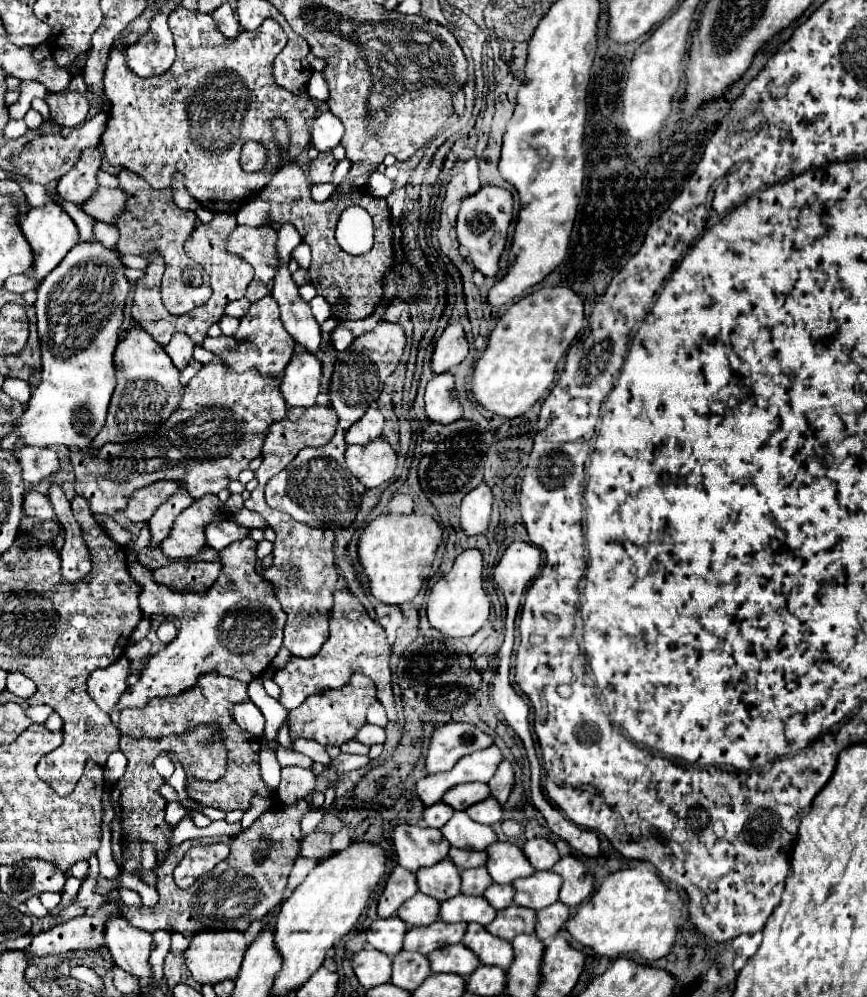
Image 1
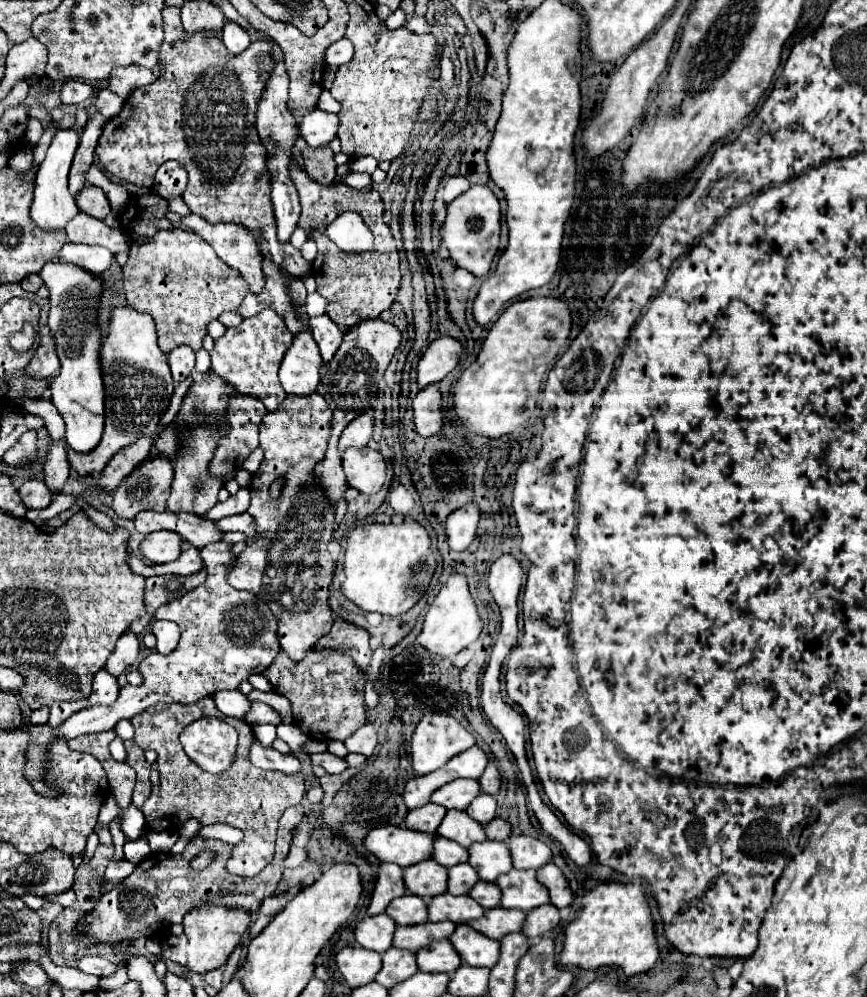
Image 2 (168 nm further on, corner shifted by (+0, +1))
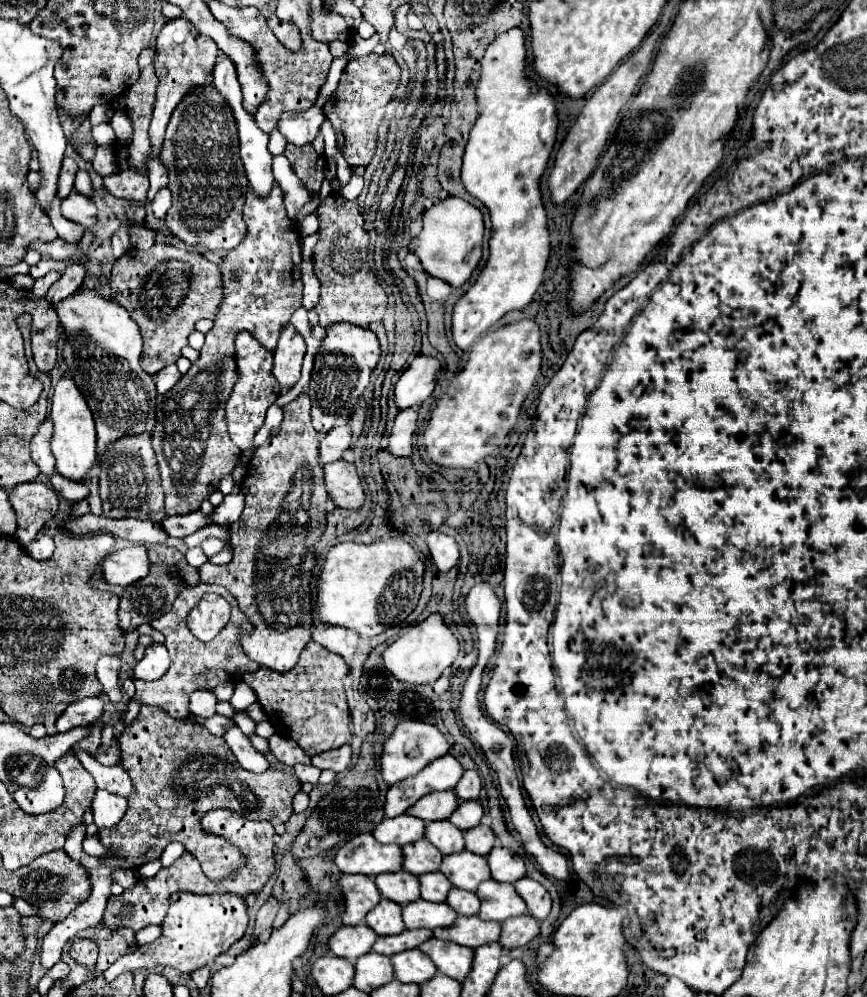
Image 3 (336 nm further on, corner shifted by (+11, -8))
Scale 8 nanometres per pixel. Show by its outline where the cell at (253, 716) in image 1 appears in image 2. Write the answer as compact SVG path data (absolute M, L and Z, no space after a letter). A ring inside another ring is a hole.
M221 690L219 694L213 694L215 706L221 714L225 716L235 716L235 718L243 718L243 714L249 710L249 700L245 694L241 694L239 690Z

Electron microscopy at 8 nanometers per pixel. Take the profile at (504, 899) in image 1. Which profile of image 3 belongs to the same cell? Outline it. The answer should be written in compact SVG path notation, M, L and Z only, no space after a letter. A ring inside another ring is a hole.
M452 889L448 893L446 903L458 913L458 915L478 915L480 909L480 899L476 893L472 891L464 891L464 889Z

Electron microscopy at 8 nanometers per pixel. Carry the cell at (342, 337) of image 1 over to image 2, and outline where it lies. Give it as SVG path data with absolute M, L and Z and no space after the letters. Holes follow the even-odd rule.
M327 314L309 318L309 330L313 332L315 342L321 348L323 362L329 362L331 354L335 354L335 350L339 348L339 338L343 338L343 332Z

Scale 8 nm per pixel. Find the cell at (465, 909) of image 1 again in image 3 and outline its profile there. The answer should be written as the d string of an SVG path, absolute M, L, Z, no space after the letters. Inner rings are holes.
M418 899L414 903L408 903L408 907L402 909L402 917L406 923L406 929L436 929L436 927L450 927L458 913L448 907L448 903L428 903L424 899Z

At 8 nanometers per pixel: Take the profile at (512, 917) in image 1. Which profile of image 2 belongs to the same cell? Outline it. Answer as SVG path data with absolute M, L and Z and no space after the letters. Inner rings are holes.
M491 908L485 910L481 918L475 920L465 920L463 924L471 926L473 930L485 934L487 938L499 940L511 932L521 932L525 912L523 910L503 910L503 908Z

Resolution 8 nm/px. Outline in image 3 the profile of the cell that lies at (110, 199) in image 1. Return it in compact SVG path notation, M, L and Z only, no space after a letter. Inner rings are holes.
M70 193L62 201L62 215L86 229L90 229L96 223L96 205L92 199L80 195L80 193Z

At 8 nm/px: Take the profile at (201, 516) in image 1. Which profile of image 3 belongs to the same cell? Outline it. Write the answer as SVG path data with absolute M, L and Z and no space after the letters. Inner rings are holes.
M130 545L126 549L114 551L104 559L102 571L106 581L116 585L130 585L144 575L148 575L150 559L144 545Z

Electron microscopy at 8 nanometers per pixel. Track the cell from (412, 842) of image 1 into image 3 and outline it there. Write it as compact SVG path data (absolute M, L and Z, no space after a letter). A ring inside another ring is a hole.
M362 833L340 847L334 861L342 873L366 873L376 877L380 873L400 871L404 855L400 845L382 845L372 833Z

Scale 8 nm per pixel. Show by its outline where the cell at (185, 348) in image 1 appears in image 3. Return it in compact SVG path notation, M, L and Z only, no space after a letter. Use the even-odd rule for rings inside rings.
M168 365L168 367L164 367L164 369L160 369L158 373L156 373L156 389L158 389L158 393L166 393L166 391L170 391L178 381L180 381L180 371L178 371L178 367L176 365Z

